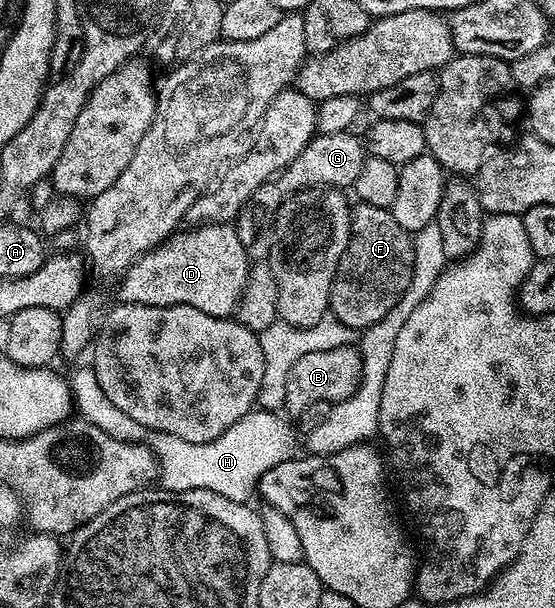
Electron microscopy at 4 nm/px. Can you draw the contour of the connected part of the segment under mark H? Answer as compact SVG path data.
M253 408L242 420L238 420L238 424L234 424L234 428L226 428L226 432L218 436L218 440L210 440L206 444L196 444L169 434L153 433L150 449L156 455L159 485L166 490L209 490L218 492L235 502L247 503L248 497L257 493L260 478L267 470L297 457L296 434L298 435L298 430L293 423L292 427L283 418L284 416L283 413L275 410Z

